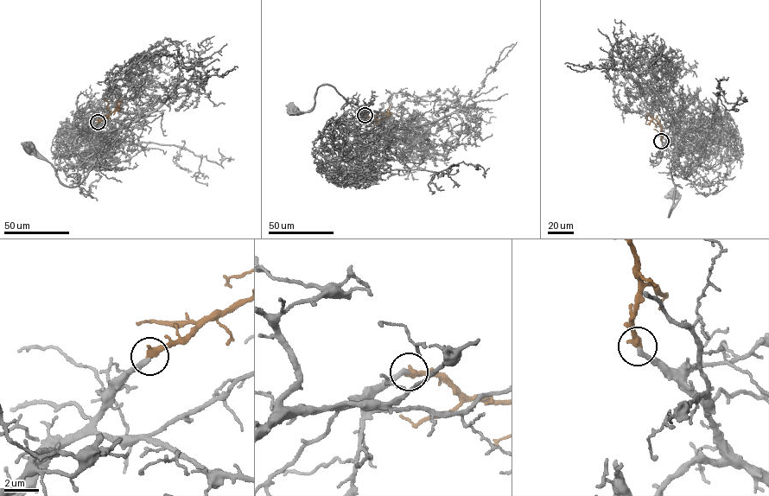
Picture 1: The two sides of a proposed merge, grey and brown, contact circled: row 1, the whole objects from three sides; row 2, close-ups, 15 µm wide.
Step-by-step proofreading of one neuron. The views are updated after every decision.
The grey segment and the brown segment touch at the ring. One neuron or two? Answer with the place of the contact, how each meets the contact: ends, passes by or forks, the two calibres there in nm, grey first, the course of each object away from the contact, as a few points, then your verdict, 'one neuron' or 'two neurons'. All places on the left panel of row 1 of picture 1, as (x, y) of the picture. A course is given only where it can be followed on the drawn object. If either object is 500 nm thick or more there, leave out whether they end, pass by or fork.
place (98, 122); grey ends; brown ends; calibres 300 and 440 nm; course grey (98, 122), (75, 139), (74, 151), (81, 159), (104, 149), (76, 186), (65, 186), (54, 167), (28, 146); course brown (98, 122), (119, 108); one neuron

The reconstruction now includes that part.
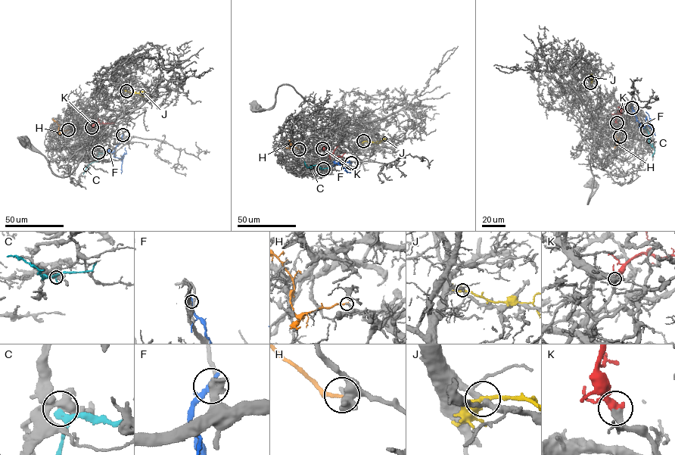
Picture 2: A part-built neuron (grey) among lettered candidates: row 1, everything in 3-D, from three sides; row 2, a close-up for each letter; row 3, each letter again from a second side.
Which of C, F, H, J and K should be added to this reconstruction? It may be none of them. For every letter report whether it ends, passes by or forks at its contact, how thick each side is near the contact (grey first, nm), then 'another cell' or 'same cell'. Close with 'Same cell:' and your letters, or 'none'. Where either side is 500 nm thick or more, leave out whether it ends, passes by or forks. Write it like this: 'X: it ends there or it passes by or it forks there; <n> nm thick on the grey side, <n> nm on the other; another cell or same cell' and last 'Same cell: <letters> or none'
C: it passes by; 400 nm thick on the grey side, 220 nm on the other; another cell
F: it passes by; 400 nm thick on the grey side, 240 nm on the other; another cell
H: it ends there; 320 nm thick on the grey side, 200 nm on the other; another cell
J: it passes by; 280 nm thick on the grey side, 380 nm on the other; another cell
K: it passes by; 400 nm thick on the grey side, 360 nm on the other; same cell
Same cell: K

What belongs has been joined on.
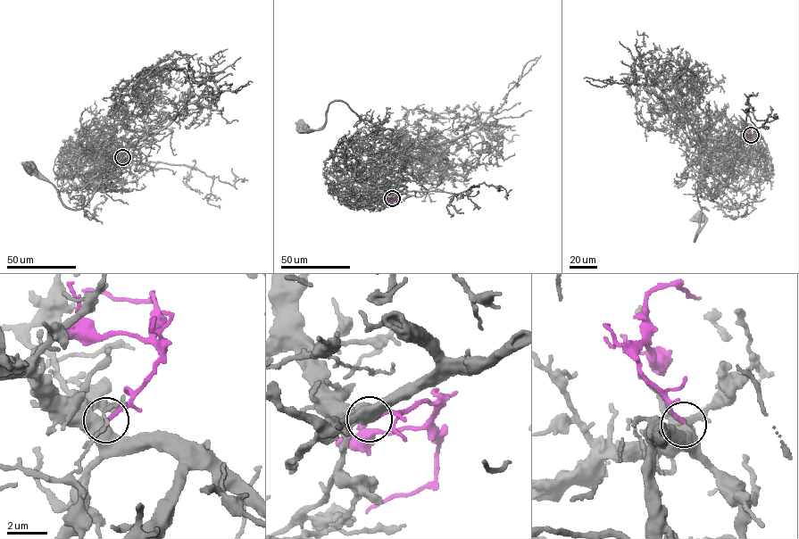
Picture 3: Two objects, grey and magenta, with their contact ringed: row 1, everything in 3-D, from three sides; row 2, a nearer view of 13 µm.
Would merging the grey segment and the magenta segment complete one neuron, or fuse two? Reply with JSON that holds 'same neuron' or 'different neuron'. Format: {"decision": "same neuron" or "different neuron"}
{"decision": "different neuron"}

